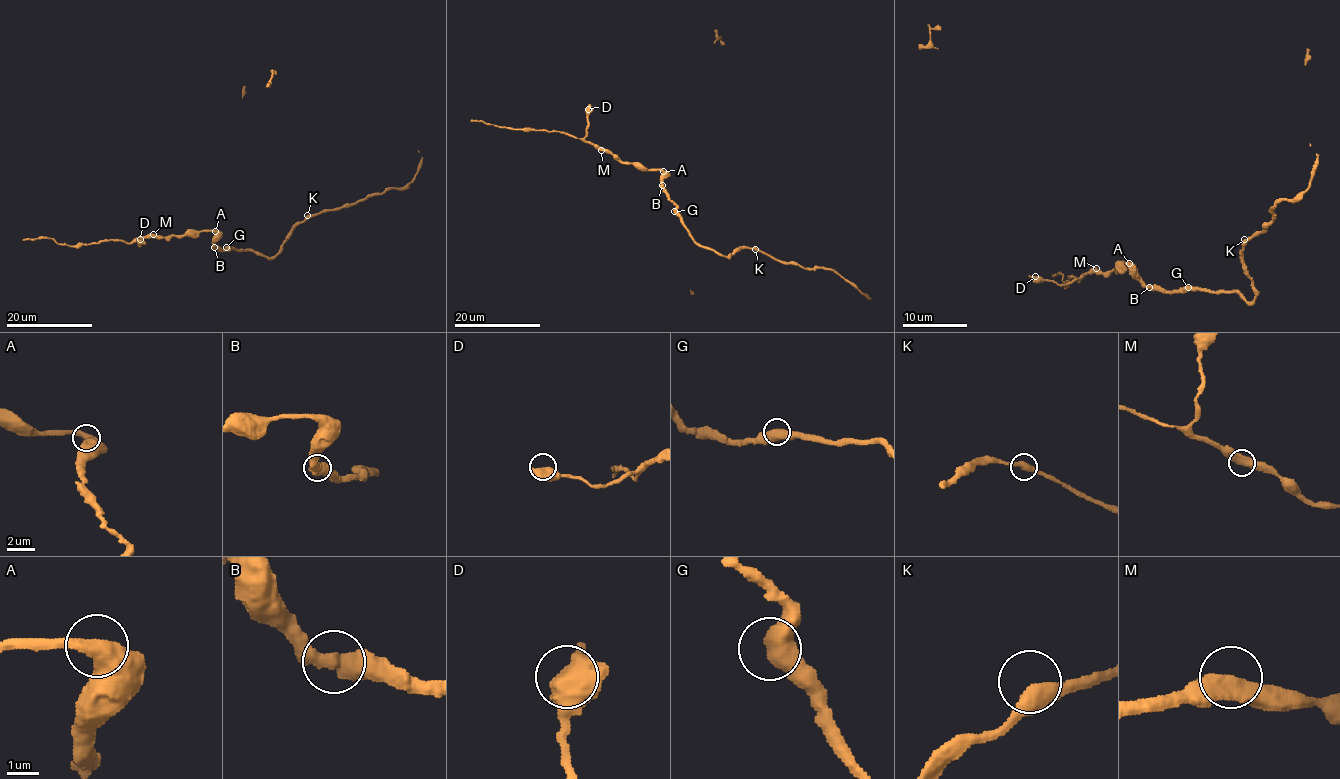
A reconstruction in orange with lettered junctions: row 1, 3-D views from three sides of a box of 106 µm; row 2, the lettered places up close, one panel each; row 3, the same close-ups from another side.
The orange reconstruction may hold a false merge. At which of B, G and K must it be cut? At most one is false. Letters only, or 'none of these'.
none of these

